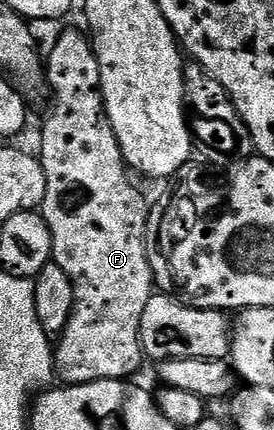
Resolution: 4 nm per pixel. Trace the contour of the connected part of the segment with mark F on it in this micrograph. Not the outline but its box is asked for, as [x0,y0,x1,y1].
[37,28,153,385]

